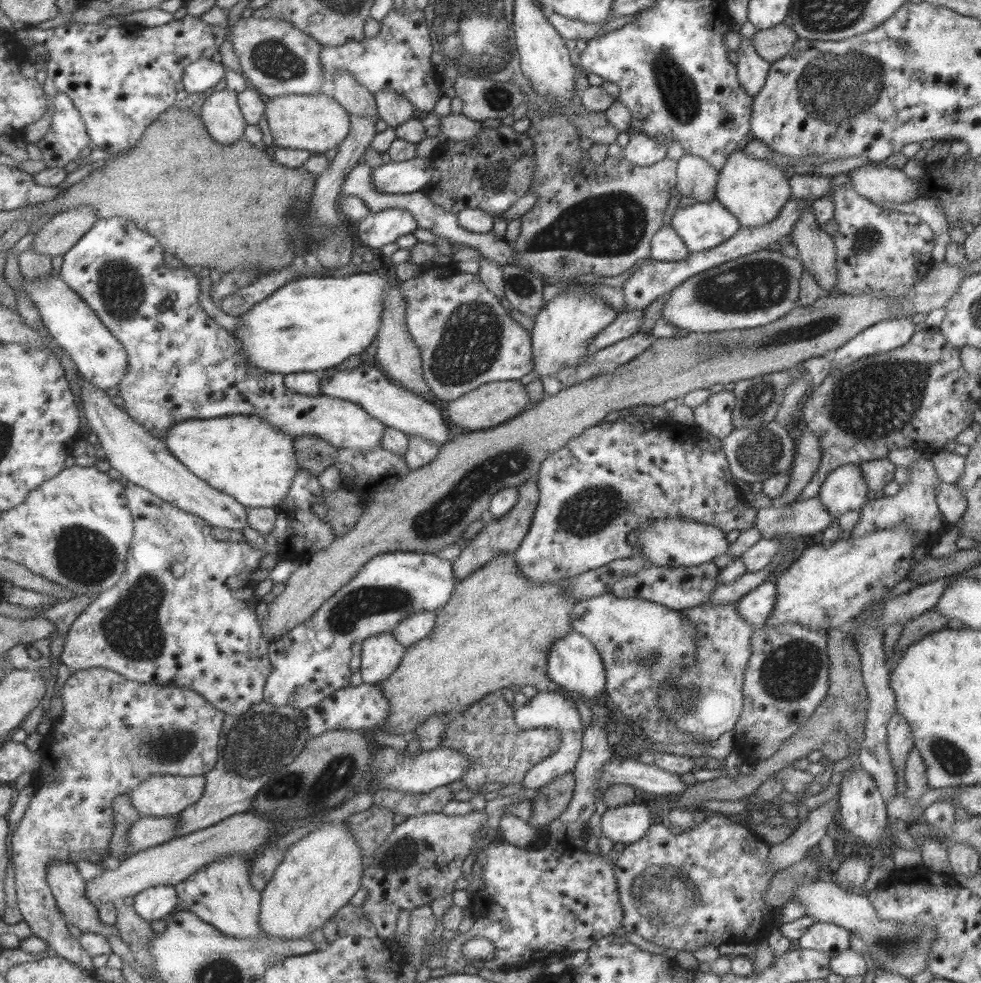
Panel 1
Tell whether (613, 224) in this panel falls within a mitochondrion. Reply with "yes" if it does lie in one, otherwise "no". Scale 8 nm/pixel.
yes

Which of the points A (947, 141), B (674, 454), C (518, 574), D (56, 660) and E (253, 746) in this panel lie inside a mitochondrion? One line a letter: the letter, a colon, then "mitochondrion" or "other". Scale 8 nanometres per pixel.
A: other
B: other
C: other
D: other
E: mitochondrion

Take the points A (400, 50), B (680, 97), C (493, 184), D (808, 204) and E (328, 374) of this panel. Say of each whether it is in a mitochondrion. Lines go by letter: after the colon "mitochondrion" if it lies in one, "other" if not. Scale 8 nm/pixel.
A: other
B: mitochondrion
C: mitochondrion
D: other
E: other

